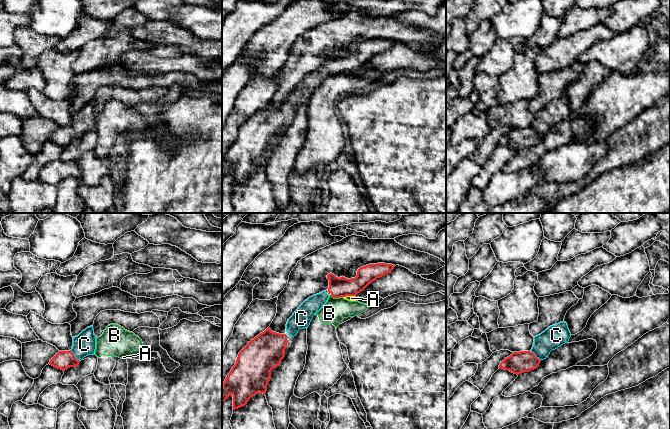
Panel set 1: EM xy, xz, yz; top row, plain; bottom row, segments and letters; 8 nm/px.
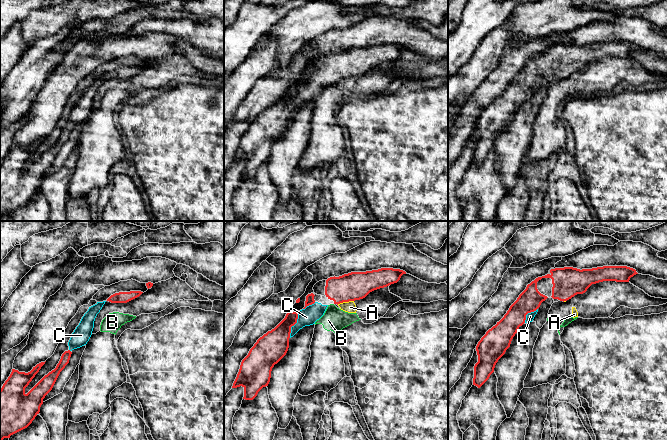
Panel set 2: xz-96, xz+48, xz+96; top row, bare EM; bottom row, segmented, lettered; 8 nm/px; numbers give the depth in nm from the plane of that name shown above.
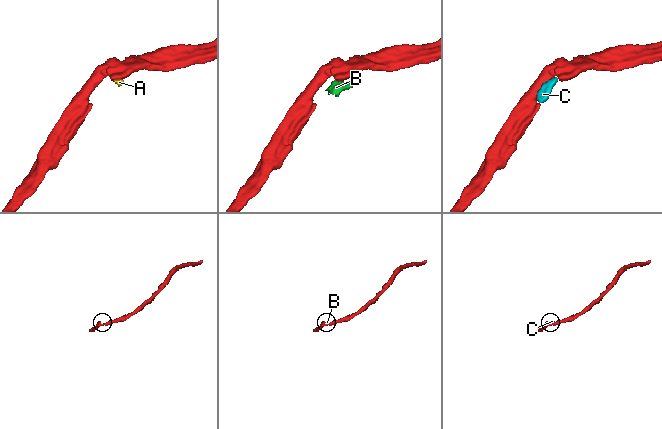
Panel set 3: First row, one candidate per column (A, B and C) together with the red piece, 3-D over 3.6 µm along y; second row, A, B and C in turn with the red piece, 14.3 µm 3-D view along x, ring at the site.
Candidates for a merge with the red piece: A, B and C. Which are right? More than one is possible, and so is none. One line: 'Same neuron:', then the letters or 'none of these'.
Same neuron: C

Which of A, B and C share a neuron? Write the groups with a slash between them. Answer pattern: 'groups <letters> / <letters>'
groups A B / C

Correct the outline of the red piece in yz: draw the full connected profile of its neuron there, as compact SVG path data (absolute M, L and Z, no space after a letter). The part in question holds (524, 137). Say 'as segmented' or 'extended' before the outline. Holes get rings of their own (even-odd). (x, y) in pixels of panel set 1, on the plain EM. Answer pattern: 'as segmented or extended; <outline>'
extended; M566 98L552 101L534 113L534 121L530 127L513 128L500 139L499 145L509 146L517 151L534 146L552 126L568 119L570 113Z

